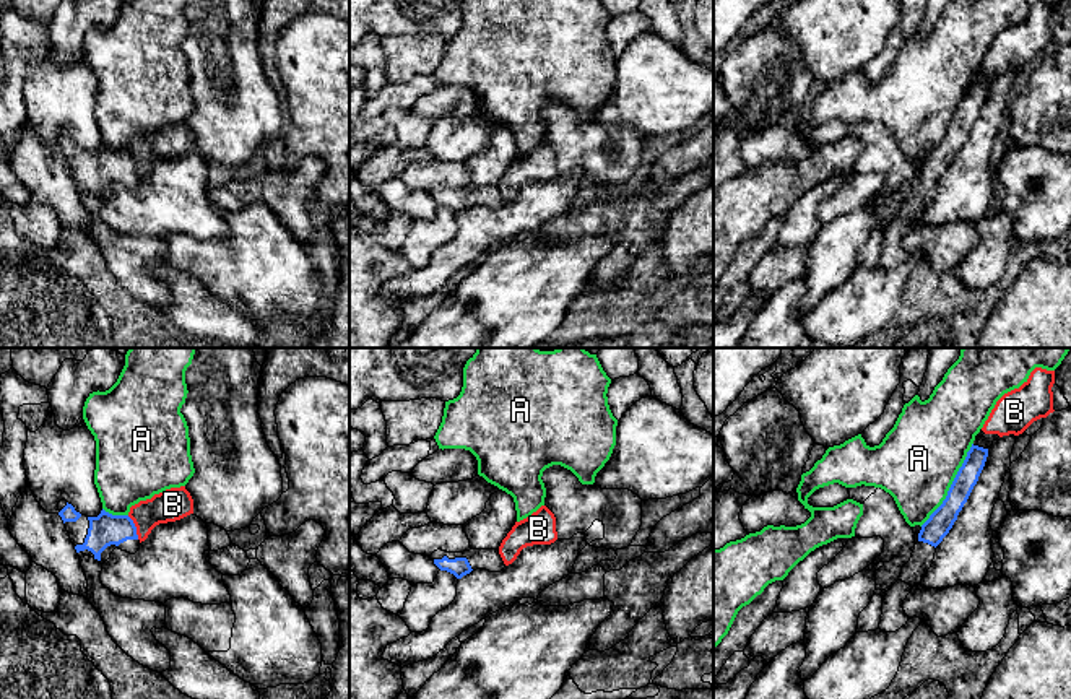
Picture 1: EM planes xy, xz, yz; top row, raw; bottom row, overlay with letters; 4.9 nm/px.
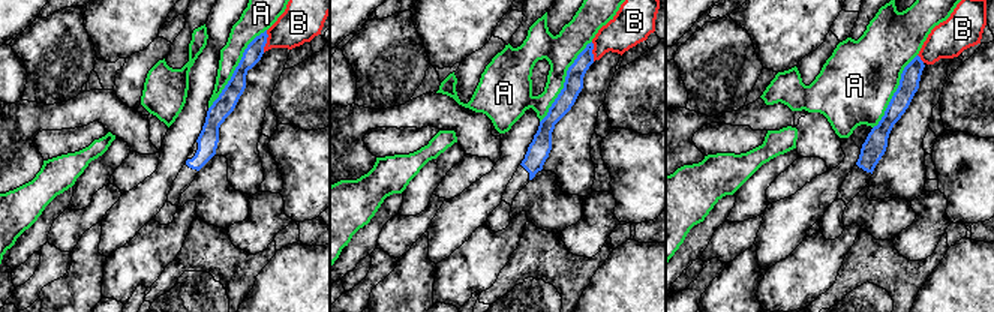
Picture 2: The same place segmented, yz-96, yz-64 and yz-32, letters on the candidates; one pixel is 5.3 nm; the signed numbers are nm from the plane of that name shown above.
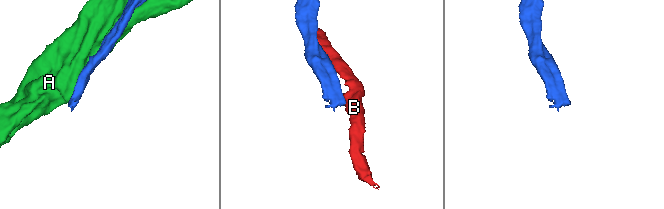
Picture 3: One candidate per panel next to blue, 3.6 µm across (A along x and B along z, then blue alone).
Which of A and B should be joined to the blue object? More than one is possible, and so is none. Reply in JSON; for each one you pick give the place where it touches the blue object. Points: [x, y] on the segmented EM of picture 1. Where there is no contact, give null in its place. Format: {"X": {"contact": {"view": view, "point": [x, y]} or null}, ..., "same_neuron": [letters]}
{"same_neuron": []}

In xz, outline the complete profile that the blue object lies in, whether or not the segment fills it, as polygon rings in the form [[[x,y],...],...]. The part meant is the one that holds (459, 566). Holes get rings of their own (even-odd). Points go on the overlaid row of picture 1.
[[[437,549],[429,558],[440,571],[447,571],[457,579],[462,579],[476,569],[501,572],[505,567],[499,549],[470,549],[463,553],[447,553]]]

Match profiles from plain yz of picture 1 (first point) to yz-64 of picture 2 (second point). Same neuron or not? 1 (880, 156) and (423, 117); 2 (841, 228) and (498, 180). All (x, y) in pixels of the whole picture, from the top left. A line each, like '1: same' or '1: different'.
1: same
2: same

